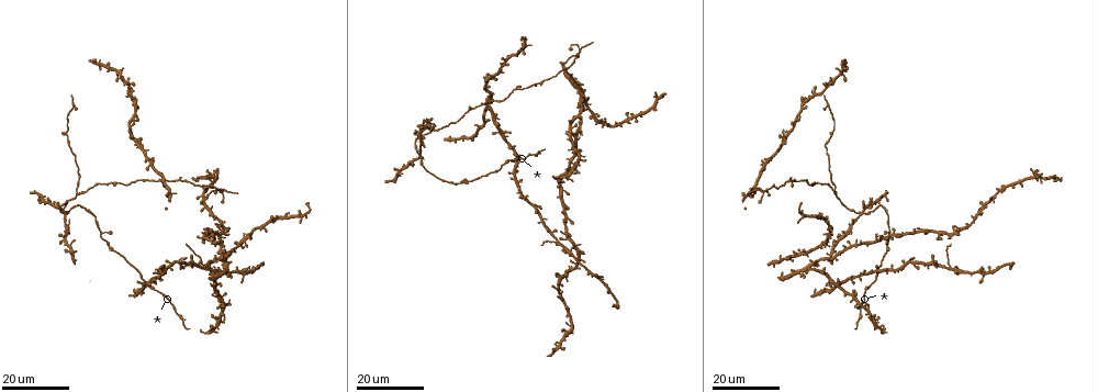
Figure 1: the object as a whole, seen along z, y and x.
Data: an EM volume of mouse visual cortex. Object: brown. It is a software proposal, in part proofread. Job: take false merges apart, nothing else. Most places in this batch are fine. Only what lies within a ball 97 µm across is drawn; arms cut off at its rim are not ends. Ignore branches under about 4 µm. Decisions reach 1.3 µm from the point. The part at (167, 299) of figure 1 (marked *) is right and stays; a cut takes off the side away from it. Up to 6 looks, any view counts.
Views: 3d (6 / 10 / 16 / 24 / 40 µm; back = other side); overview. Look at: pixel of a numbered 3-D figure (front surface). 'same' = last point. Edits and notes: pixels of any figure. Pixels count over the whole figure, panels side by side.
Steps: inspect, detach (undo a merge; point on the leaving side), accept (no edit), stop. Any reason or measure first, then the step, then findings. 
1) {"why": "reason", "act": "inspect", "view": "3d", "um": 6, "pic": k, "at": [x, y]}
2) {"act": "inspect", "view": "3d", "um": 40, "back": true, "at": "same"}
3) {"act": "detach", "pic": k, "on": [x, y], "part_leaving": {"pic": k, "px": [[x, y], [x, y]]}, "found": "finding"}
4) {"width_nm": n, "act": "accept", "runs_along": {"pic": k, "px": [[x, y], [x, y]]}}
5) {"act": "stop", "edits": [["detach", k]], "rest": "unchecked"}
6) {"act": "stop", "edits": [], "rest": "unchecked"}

{"act": "inspect", "view": "3d", "um": 16, "pic": 1, "at": [149, 160]}

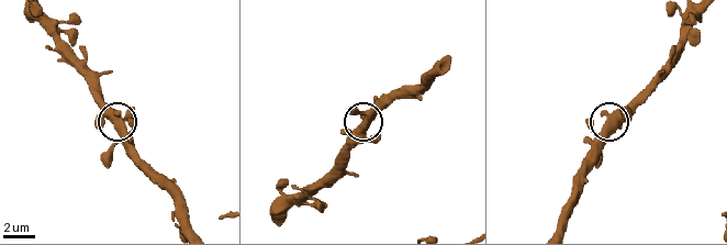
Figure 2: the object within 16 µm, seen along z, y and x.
{"why": "closer look", "act": "inspect", "view": "3d", "um": 6, "pic": 2, "at": [610, 118]}

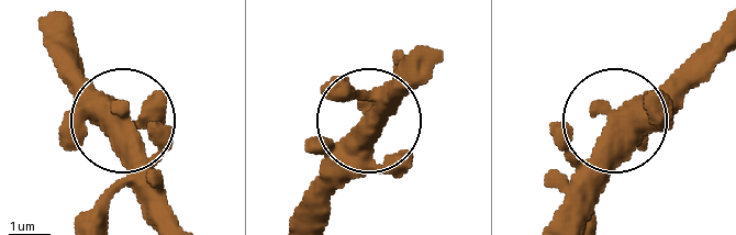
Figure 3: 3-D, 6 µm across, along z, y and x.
{"act": "accept", "found": "all the same cell"}

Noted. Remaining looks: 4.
{"why": "four or more arms meet", "act": "inspect", "view": "3d", "um": 16, "pic": 1, "at": [763, 193]}

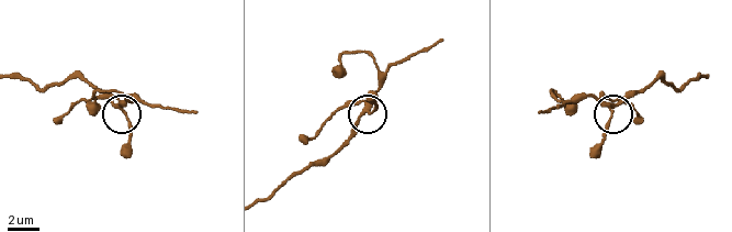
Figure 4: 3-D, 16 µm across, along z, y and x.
{"act": "inspect", "view": "3d", "um": 10, "pic": 4, "at": [610, 107]}

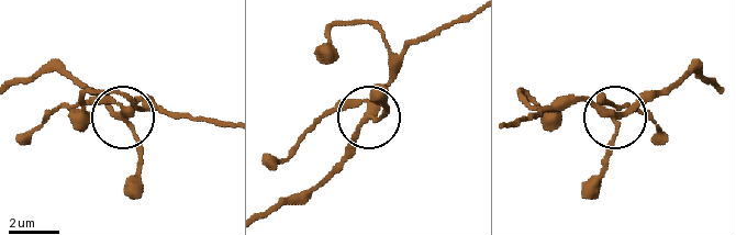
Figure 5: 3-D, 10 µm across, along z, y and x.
{"arms": 4, "act": "accept", "runs_along": {"pic": 5, "px": [[268, 213], [305, 196], [388, 101]]}, "found": "all the same cell"}

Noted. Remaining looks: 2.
{"why": "three arms meet", "act": "inspect", "view": "3d", "um": 24, "pic": 1, "at": [514, 88]}

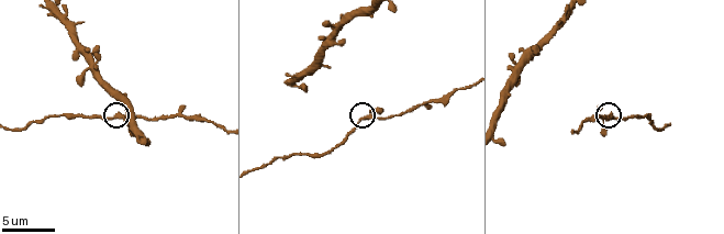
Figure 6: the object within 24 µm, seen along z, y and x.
{"act": "inspect", "view": "3d", "um": 6, "pic": 6, "at": [124, 116]}

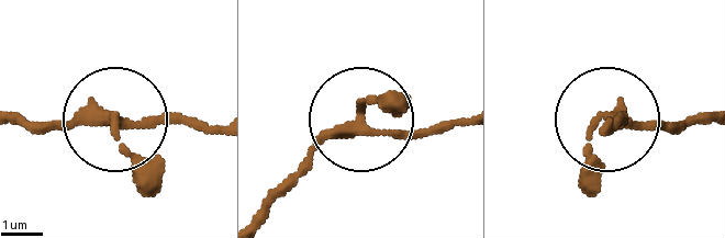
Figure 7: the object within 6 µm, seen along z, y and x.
{"act": "accept", "runs_along": {"pic": 7, "px": [[258, 208], [349, 124], [391, 135], [465, 124]]}, "found": "continuous, no second cell"}

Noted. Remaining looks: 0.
{"act": "stop", "edits": [], "rest": "unchecked"}

